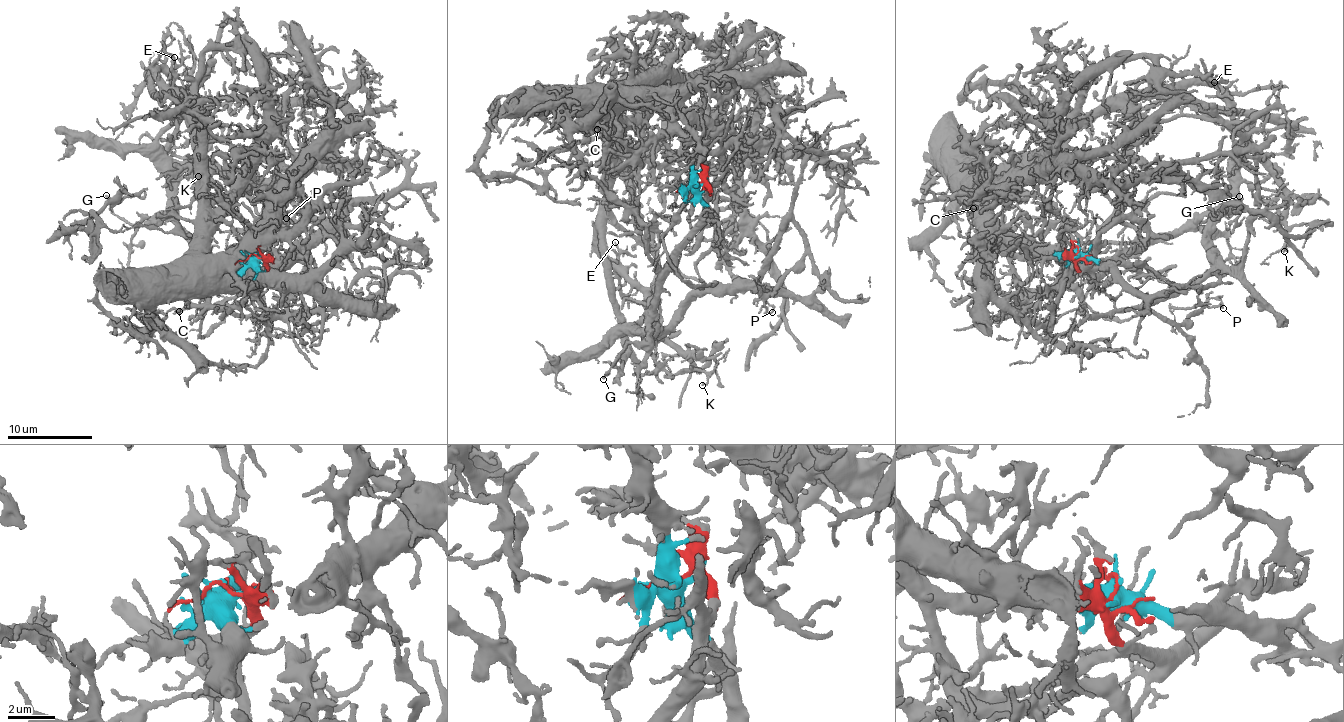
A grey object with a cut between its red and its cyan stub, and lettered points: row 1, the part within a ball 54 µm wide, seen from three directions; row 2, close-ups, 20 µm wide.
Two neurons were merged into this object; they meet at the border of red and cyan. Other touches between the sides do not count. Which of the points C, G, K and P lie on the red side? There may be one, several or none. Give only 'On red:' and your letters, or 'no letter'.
On red: G, K, P

